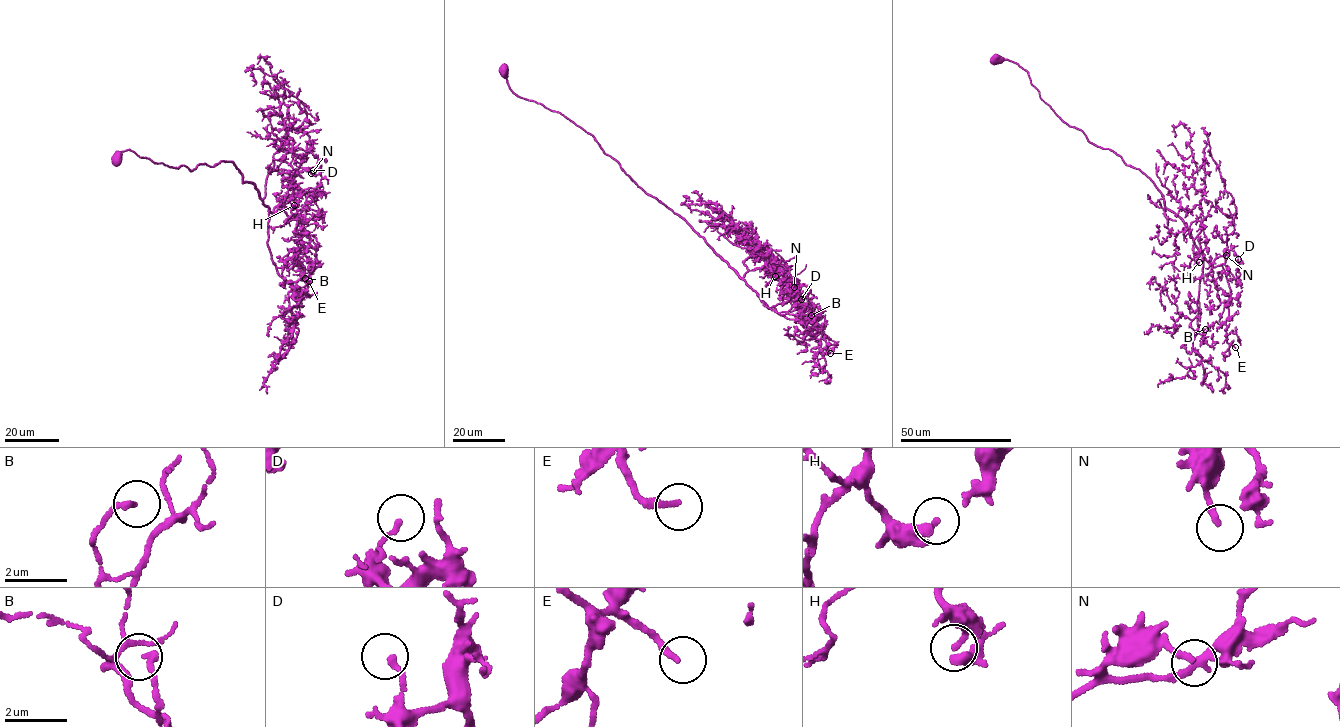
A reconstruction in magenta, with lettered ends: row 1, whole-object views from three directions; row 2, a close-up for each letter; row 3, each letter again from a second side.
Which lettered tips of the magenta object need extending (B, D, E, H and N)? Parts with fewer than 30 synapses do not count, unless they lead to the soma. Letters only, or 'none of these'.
E

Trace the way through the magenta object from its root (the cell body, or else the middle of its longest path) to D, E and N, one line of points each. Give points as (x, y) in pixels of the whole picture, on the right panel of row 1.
D: (996, 61), (1015, 62), (1064, 121), (1142, 171), (1212, 267), (1225, 264), (1235, 278), (1238, 259)
E: (996, 61), (1015, 62), (1064, 121), (1152, 181), (1204, 259), (1224, 270), (1230, 290), (1226, 341), (1235, 347)
N: (996, 61), (1015, 62), (1064, 121), (1142, 171), (1212, 267), (1224, 263), (1227, 247), (1226, 255)

